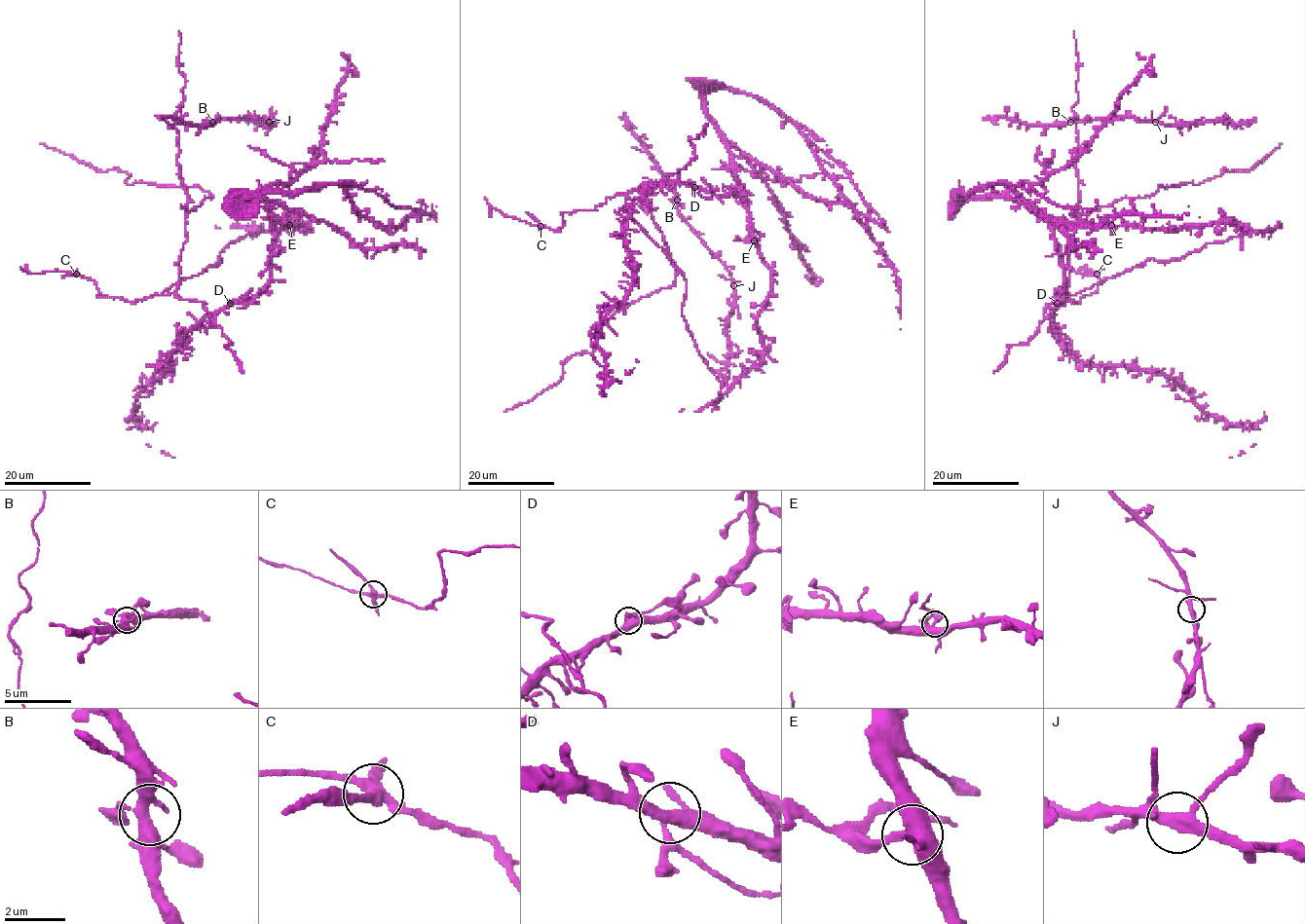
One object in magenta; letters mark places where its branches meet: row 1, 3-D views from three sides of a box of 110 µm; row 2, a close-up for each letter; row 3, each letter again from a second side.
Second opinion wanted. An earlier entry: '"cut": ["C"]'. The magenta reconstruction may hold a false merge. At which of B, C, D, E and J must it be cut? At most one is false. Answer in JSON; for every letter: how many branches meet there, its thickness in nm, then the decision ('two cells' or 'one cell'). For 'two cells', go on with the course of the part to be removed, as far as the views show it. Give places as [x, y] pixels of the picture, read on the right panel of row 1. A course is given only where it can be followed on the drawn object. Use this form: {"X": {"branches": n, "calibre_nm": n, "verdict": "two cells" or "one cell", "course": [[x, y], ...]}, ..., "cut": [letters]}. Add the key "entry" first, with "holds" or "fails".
{"entry": "holds", "B": {"branches": 4, "calibre_nm": 360, "verdict": "one cell"}, "C": {"branches": 4, "calibre_nm": 320, "verdict": "two cells", "course": [[1096, 274], [1082, 277]]}, "D": {"branches": 4, "calibre_nm": 400, "verdict": "one cell"}, "E": {"branches": 4, "calibre_nm": 400, "verdict": "one cell"}, "J": {"branches": 4, "calibre_nm": 320, "verdict": "one cell"}, "cut": ["C"]}

